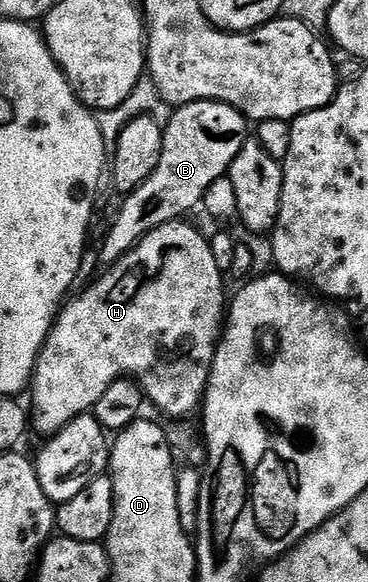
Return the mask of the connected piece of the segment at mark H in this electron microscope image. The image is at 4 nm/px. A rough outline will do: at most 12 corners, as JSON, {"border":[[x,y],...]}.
{"border":[[165,223],[75,294],[38,354],[33,434],[123,377],[203,402],[228,295]]}

